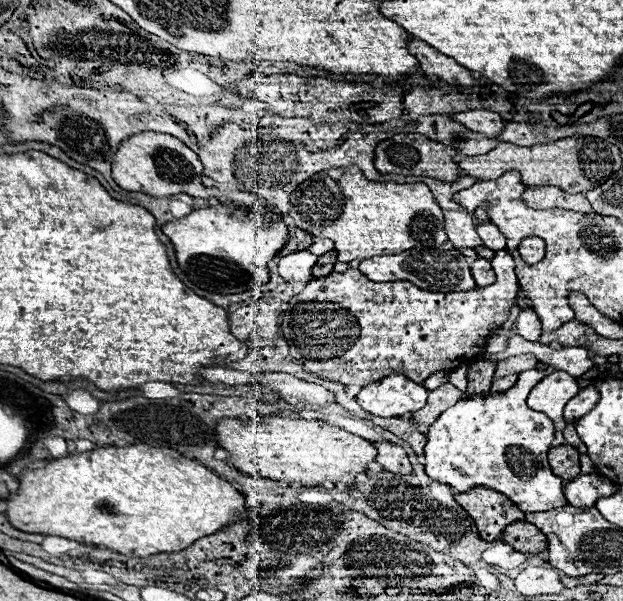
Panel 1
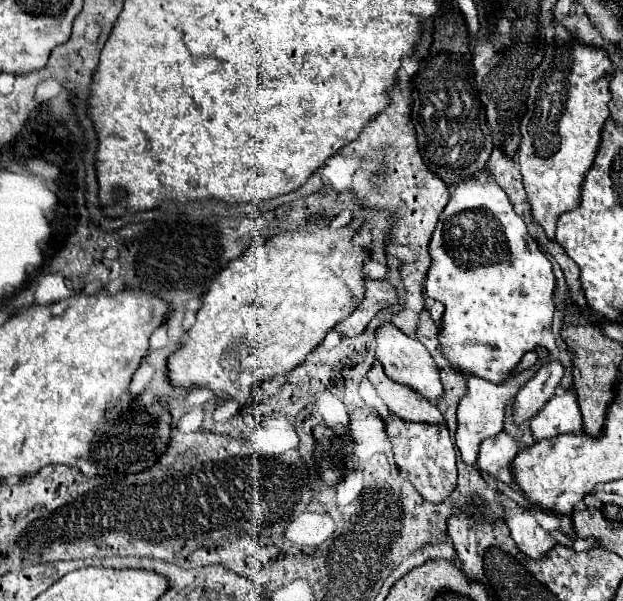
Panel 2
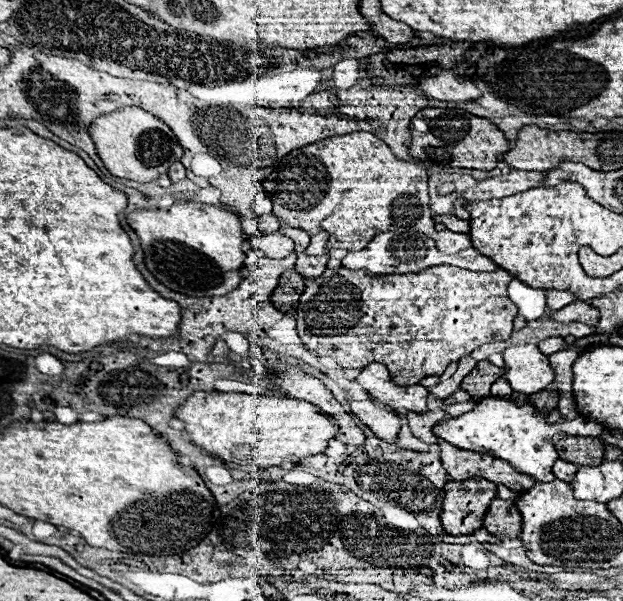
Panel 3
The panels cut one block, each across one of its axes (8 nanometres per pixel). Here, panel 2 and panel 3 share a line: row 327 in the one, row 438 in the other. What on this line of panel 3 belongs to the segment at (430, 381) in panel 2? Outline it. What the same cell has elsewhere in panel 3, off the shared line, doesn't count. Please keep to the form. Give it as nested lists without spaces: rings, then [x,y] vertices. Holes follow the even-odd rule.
[[[348,398],[350,404],[350,412],[364,424],[368,426],[378,438],[386,440],[386,442],[394,442],[398,436],[398,428],[400,428],[400,420],[394,412],[388,412],[386,408],[382,408],[380,404],[372,402],[372,400],[352,400]]]

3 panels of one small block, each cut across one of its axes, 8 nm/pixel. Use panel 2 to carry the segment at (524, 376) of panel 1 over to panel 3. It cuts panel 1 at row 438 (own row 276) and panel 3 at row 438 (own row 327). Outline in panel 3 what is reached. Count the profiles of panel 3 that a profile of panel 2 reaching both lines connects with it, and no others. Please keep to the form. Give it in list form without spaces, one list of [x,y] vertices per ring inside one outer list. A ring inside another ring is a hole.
[[[482,398],[474,410],[458,416],[448,418],[434,426],[434,434],[452,446],[468,452],[478,454],[490,454],[494,458],[500,458],[508,462],[516,472],[528,474],[534,482],[554,482],[552,466],[558,460],[558,454],[554,450],[552,438],[556,434],[568,434],[568,436],[594,436],[598,438],[602,434],[602,426],[588,422],[586,418],[574,418],[574,420],[560,420],[556,424],[550,424],[546,420],[546,414],[538,412],[530,402],[518,406],[514,400],[506,398]]]

